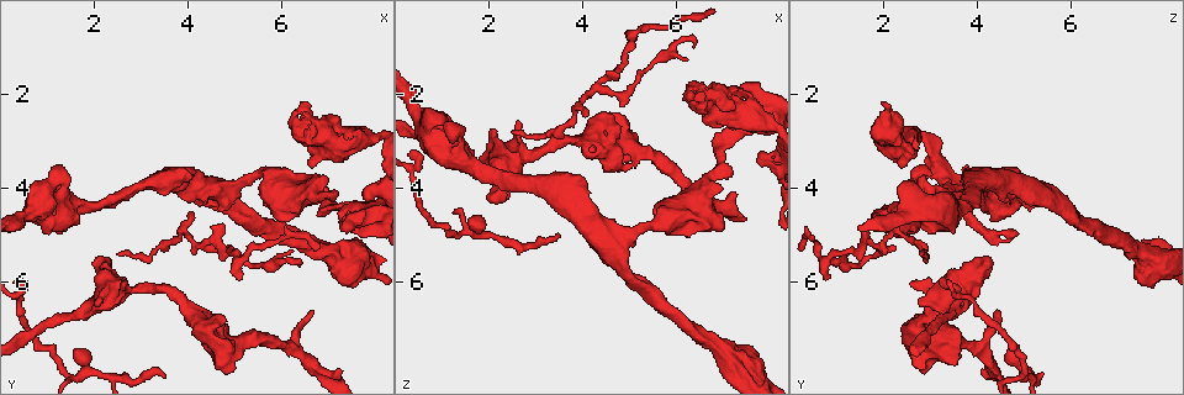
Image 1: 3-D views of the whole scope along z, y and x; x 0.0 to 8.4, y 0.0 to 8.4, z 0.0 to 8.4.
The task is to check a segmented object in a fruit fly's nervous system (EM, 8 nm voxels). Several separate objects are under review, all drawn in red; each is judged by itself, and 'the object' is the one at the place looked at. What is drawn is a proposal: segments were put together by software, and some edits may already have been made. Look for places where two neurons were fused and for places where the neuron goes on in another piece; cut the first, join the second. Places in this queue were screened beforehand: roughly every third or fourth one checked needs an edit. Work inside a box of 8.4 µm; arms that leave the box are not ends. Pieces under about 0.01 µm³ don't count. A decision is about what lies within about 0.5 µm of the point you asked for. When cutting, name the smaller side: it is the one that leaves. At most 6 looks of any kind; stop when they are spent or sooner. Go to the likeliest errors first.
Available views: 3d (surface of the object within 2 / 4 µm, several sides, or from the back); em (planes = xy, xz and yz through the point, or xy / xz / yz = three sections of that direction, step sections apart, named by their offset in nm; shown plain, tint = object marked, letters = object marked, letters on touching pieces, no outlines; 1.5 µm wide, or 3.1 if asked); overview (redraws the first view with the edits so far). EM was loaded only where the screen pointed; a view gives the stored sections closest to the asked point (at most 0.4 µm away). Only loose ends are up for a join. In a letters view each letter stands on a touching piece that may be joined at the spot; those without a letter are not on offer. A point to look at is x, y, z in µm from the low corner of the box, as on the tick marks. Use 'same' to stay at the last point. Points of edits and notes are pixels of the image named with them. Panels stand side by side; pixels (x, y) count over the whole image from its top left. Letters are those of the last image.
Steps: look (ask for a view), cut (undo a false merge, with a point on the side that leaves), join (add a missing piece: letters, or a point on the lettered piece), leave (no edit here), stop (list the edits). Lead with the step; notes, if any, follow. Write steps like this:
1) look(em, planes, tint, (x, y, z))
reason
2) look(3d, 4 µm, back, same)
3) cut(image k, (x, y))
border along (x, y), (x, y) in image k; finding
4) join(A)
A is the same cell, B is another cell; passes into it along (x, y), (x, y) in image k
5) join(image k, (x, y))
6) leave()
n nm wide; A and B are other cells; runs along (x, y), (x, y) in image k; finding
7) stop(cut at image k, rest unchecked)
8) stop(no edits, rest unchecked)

look(em, planes, letters, (6.75, 6.65, 4.45))
free end

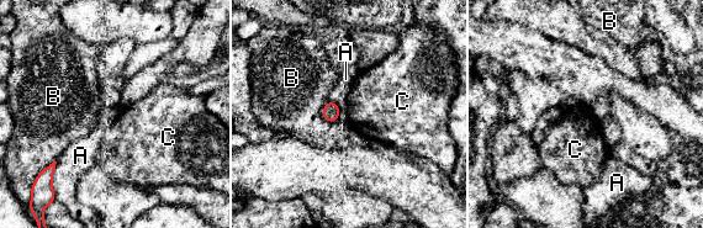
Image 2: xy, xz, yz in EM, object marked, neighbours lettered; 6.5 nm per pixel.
leave()
B touches over 160 nm; A, B and C are other cells; border along (339, 105), (339, 117), (337, 120) in image 2; no lettered piece goes on from it

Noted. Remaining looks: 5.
look(em, planes, letters, (2.15, 6.50, 2.80))
thin end

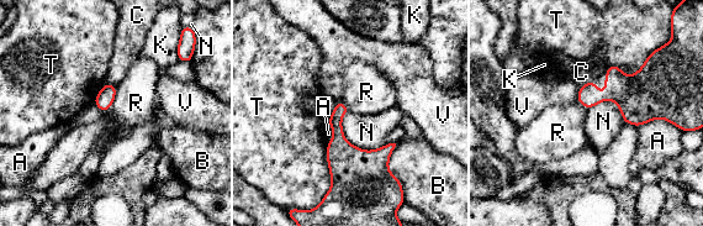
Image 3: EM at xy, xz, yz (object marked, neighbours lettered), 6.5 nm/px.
leave()
N touches over 340 nm; A, B, C, K, N, R, T and V are other cells; no lettered piece goes on from it

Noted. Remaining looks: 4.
look(em, planes, plain, (4.10, 4.50, 2.50))
tapers out

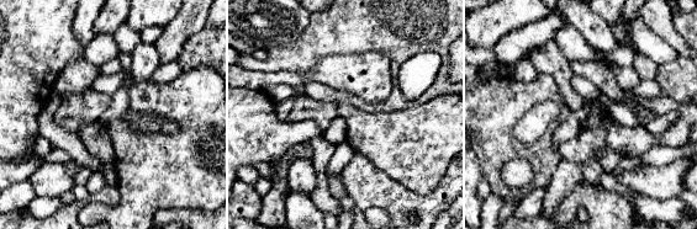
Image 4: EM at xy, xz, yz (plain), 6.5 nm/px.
look(em, planes, letters, same)

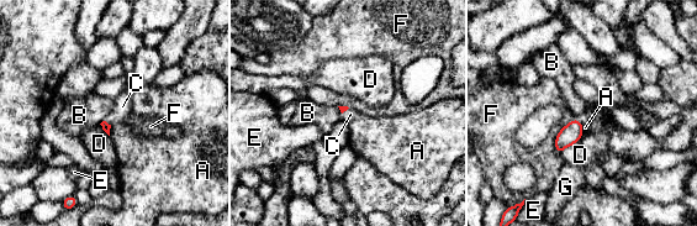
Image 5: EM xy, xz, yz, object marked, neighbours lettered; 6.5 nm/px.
join(C)
C is the same cell, A, B, D, E, F and G are other cells; passes into it along (571, 133), (579, 121), (585, 116) in image 5; it goes on there

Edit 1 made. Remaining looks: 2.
stop(join at image 5, rest unchecked)

